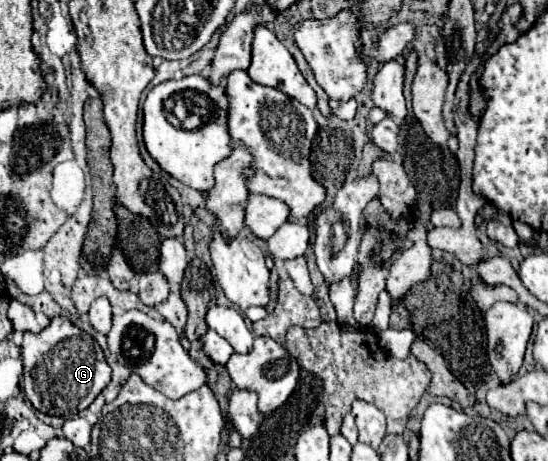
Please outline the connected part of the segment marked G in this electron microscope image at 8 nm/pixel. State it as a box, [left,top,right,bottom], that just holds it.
[21,315,111,417]

